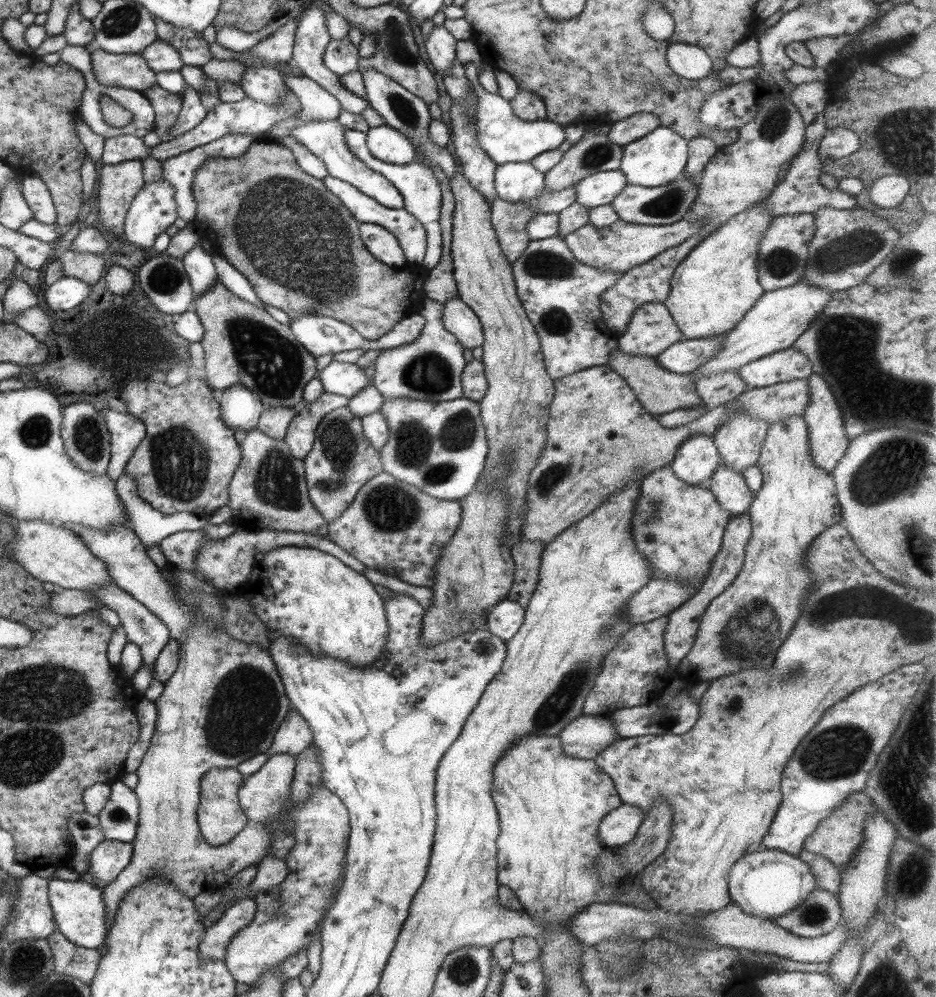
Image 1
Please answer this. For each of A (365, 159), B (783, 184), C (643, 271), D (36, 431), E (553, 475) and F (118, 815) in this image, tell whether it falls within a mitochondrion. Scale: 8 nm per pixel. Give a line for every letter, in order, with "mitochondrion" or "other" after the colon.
A: other
B: other
C: other
D: mitochondrion
E: mitochondrion
F: other

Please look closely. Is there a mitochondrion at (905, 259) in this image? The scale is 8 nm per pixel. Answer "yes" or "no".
yes

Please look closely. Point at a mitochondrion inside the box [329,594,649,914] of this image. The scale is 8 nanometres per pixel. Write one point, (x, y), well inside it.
(558, 705)

